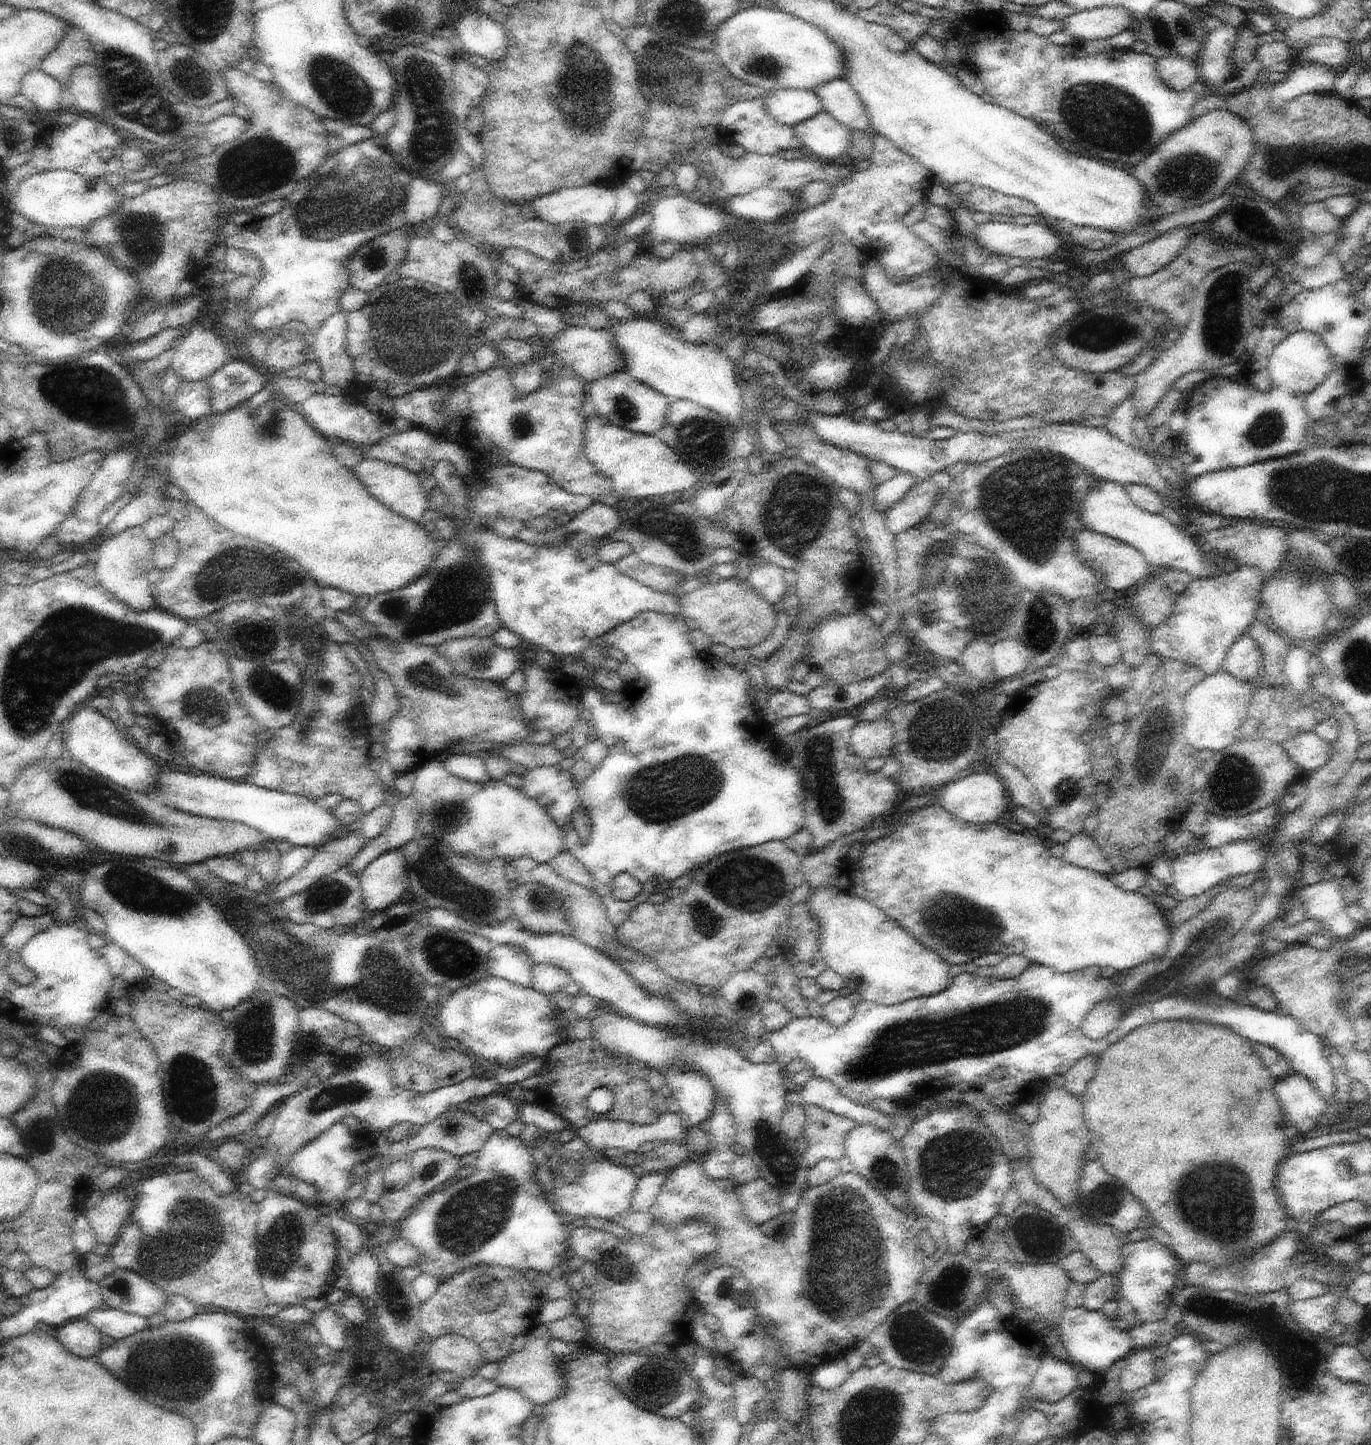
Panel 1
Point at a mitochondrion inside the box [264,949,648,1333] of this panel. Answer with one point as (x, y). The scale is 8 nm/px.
(475, 1215)

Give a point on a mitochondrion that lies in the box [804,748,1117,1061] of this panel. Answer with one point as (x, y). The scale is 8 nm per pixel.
(962, 924)

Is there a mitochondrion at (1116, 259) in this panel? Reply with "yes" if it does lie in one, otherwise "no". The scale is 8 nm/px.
no

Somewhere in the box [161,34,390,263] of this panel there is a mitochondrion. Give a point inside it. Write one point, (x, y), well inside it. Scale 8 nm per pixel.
(261, 165)

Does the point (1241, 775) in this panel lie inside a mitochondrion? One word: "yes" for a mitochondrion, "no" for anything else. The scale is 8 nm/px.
yes

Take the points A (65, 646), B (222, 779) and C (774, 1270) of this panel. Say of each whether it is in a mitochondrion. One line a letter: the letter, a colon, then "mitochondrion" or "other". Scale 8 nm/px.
A: mitochondrion
B: other
C: other

